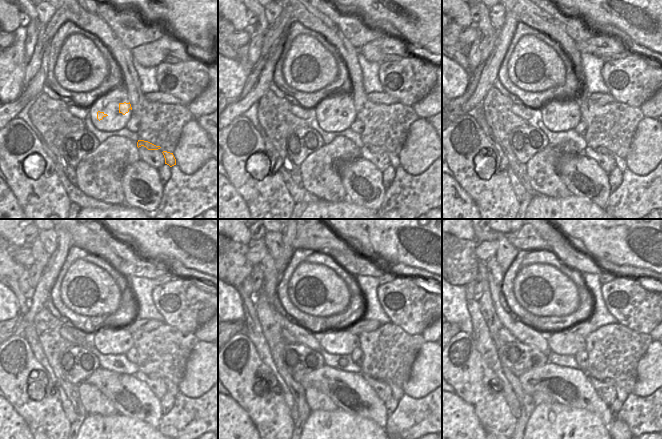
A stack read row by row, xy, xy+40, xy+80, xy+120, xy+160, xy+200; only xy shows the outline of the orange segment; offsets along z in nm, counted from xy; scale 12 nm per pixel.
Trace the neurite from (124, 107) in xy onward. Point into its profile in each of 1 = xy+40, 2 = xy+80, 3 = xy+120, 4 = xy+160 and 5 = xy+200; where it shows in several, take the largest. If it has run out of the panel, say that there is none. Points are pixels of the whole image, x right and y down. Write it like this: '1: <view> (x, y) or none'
1: xy+40 (347, 109)
2: xy+80 (565, 115)
3: xy+120 (117, 339)
4: xy+160 (336, 338)
5: xy+200 (558, 337)

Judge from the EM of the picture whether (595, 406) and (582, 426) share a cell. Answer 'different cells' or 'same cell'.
different cells

